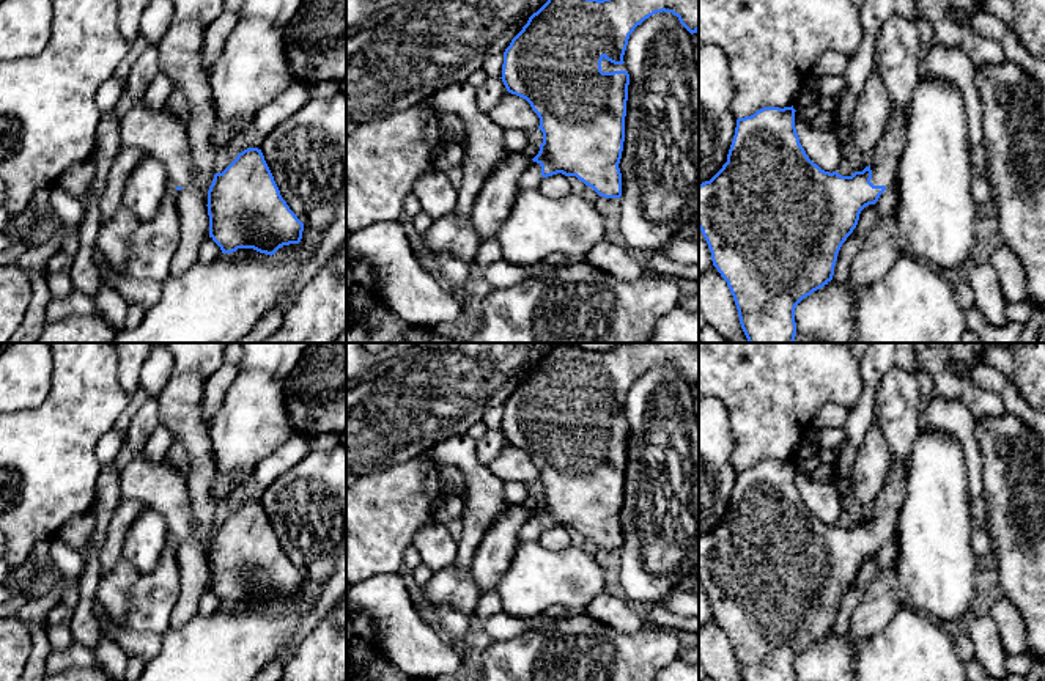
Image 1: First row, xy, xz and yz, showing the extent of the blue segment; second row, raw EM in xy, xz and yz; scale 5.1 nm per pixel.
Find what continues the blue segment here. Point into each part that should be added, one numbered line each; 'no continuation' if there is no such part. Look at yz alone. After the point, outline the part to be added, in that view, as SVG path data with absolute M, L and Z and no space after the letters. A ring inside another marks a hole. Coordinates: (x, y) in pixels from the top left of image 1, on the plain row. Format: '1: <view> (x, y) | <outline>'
1: yz (888, 502) | M908 459L891 464L883 488L873 499L870 517L873 538L889 539L895 530L895 521L905 500Z

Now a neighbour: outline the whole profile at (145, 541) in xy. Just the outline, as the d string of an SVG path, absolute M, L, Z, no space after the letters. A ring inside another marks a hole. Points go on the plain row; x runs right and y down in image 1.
M150 508L129 528L121 557L129 560L140 574L151 572L157 566L168 538L167 519Z

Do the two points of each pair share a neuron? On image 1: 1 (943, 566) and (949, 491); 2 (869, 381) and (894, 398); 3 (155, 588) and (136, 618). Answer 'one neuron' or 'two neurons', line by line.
1: one neuron
2: two neurons
3: one neuron

